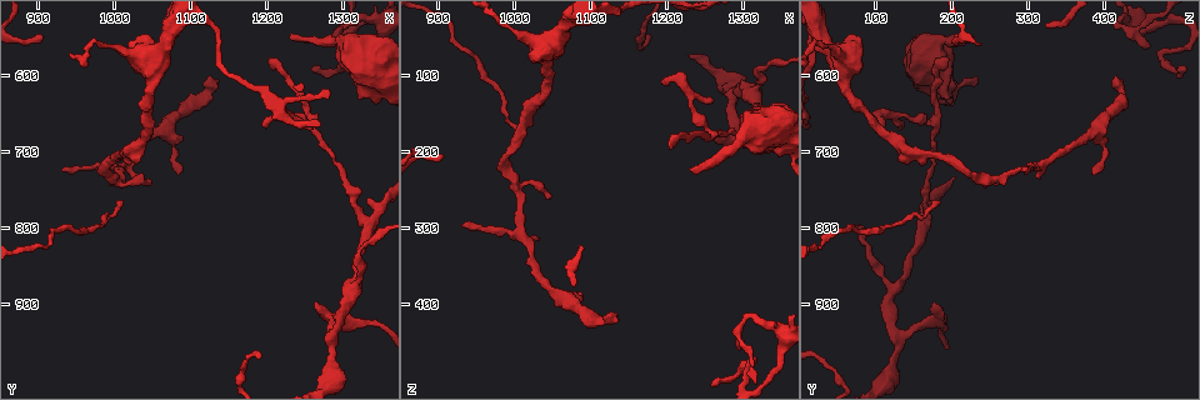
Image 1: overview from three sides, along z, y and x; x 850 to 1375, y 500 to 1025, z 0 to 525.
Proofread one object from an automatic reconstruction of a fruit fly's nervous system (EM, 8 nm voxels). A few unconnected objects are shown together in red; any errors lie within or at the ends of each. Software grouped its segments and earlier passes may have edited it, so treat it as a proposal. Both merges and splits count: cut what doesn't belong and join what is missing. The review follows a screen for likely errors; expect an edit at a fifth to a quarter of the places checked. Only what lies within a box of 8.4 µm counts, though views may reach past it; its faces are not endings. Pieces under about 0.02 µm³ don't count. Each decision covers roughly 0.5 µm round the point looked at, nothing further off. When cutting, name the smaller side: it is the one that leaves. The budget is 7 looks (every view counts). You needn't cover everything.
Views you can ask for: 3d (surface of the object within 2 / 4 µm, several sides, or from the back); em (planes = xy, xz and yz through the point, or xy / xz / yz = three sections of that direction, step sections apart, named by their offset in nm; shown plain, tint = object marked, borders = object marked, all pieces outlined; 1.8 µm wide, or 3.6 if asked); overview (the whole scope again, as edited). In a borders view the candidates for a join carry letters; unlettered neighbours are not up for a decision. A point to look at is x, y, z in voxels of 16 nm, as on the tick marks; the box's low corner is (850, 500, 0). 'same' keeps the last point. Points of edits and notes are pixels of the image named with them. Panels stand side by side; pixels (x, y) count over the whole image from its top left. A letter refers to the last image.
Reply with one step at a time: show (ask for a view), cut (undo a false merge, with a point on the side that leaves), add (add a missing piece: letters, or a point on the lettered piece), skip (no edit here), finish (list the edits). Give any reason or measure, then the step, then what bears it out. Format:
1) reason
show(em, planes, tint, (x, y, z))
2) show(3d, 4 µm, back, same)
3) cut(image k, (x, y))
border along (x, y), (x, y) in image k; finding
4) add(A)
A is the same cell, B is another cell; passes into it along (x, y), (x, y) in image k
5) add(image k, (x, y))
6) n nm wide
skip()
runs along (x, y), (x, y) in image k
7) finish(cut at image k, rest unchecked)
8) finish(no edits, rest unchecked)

tapers out
show(em, planes, borders, (1200, 670, 100))

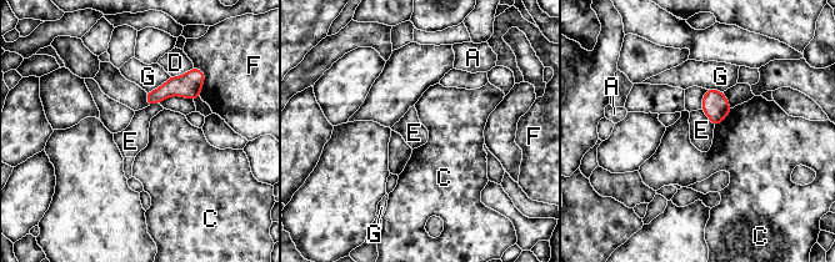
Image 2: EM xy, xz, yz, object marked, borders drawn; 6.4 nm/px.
G touches over 190 nm
skip()
A, C, D, E, F and G are other cells; border along (701, 109), (714, 127) in image 2; none of them fits

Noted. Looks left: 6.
show(em, xz, step 4, borders, (1230, 550, 225))

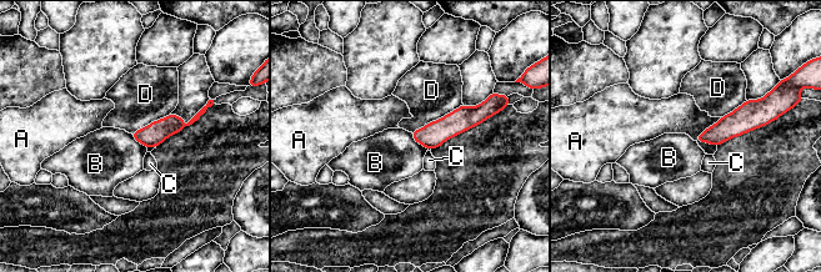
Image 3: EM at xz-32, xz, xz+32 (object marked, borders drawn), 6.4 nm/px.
another direction
show(em, planes, borders, same)

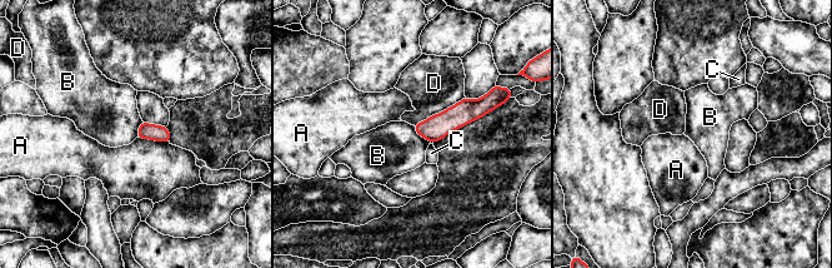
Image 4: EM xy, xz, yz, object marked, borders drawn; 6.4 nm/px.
D touches over 380 nm
skip()
A, B, C and D are other cells; runs along (484, 110), (417, 128) in image 4; no lettered piece goes on from it

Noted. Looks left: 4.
abrupt turn
show(em, planes, tint, (1295, 545, 430))

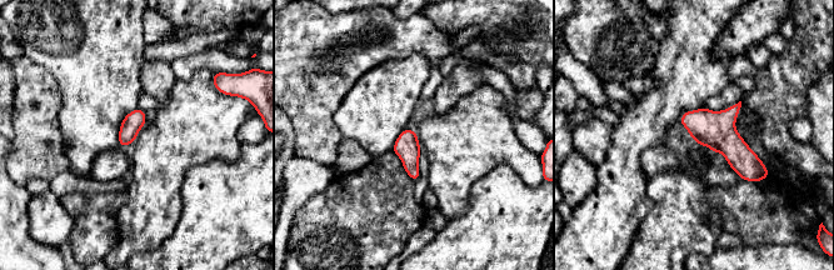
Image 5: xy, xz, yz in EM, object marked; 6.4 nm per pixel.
show(em, planes, borders, same)

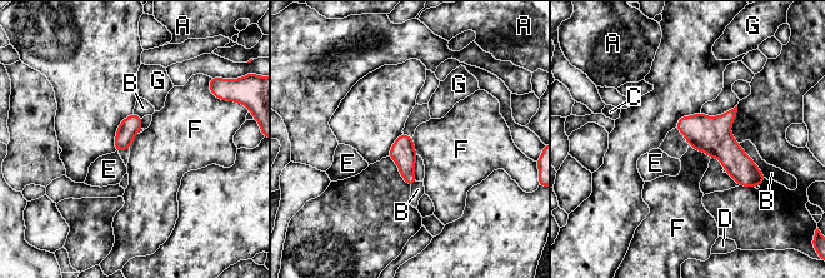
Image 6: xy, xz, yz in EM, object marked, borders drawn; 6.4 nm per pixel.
140 nm wide
skip()
A, B, C, D, E, F and G are other cells; continuous, no second cell

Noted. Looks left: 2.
finish(no edits, rest unchecked)

